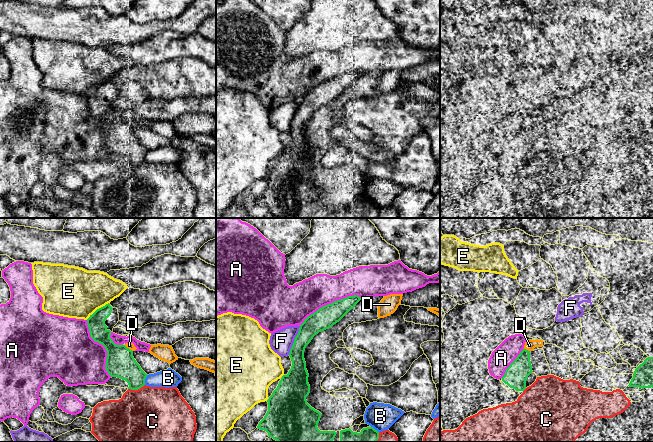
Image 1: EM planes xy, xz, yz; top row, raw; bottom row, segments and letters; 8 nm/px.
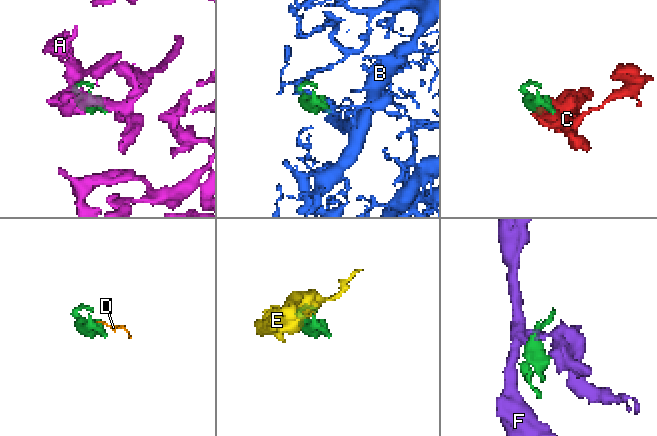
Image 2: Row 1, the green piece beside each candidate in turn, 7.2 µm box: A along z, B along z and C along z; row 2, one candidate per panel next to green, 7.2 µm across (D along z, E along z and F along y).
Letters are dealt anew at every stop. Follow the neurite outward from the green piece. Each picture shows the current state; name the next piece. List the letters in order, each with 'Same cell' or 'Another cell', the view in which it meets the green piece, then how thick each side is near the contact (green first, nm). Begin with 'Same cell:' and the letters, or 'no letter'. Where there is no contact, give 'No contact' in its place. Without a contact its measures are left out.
Same cell: no letter
A: Another cell. Touches green in xz. Thickness 180 nm (green) against 280 nm
B: Another cell. Touches green in xy. Thickness 240 nm (green) against 140 nm
C: Another cell. Touches green in xy. Thickness 240 nm (green) against 500 nm
D: Another cell. Touches green in xy. Thickness 240 nm (green) against 50 nm
E: Another cell. Touches green in xy. Thickness 140 nm (green) against 420 nm
F: Another cell. Touches green in xz. Thickness 160 nm (green) against 180 nm

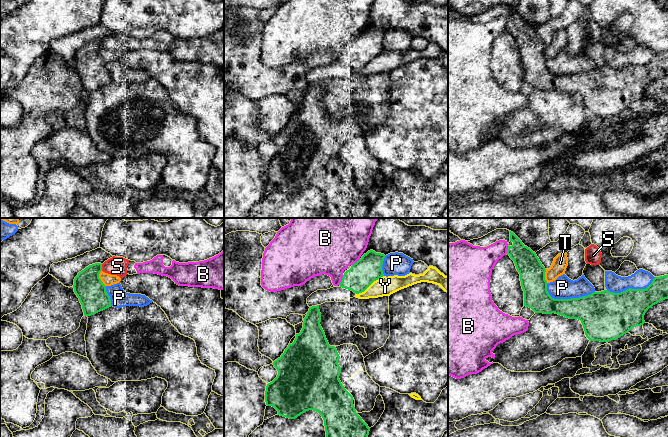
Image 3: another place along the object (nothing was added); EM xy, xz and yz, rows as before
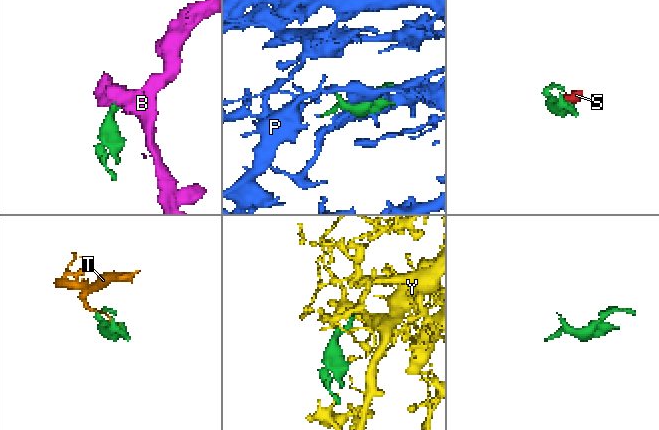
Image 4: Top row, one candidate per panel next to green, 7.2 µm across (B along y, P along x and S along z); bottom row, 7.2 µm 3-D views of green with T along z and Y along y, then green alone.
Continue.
Same cell: P
B: Another cell. Touches green in xz. Thickness 220 nm (green) against 360 nm
P: Same cell. Touches green in yz. Thickness 280 nm (green) against 180 nm
S: Another cell. Touches green in xy. Thickness 240 nm (green) against 140 nm
T: Another cell. Touches green in xy. Thickness 240 nm (green) against 90 nm
Y: Another cell. Touches green in xz. Thickness 220 nm (green) against 160 nm

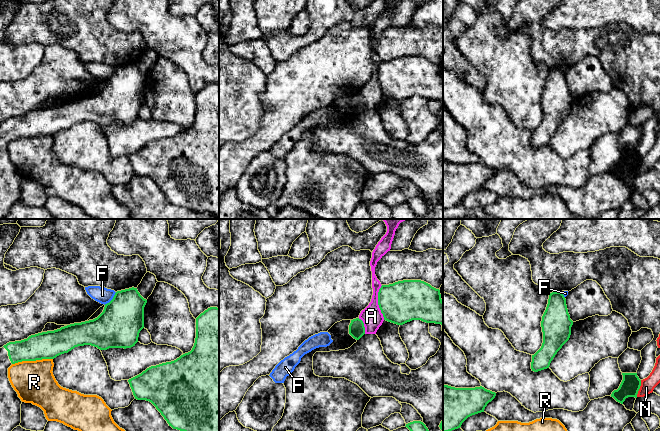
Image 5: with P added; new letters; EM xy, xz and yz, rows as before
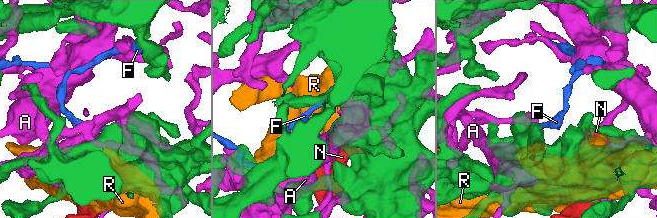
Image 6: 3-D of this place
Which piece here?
Same cell: no letter
A: Another cell. Touches green in xz. Thickness 340 nm (green) against 160 nm
F: Another cell. Touches green in xy. Thickness 360 nm (green) against 130 nm
N: Another cell. Touches green in yz. Thickness 160 nm (green) against 120 nm
R: Another cell. Touches green in xy. Thickness 220 nm (green) against 320 nm

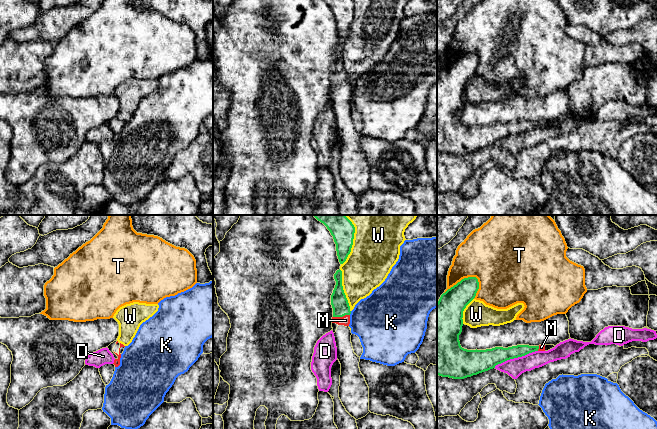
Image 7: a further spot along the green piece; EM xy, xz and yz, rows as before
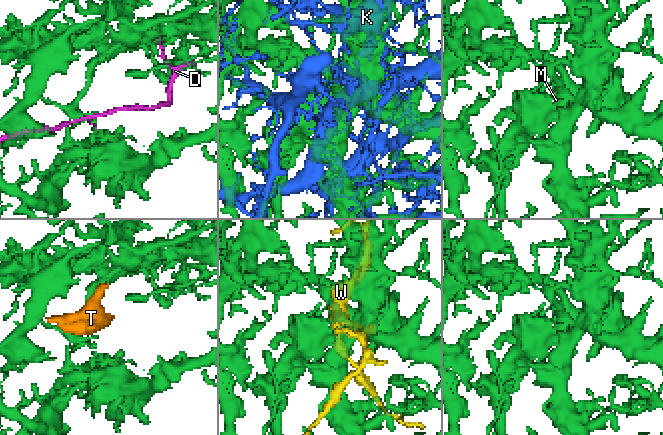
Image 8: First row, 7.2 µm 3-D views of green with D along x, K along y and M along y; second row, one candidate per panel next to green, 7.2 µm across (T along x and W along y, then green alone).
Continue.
Same cell: M
D: Another cell. Touches green in yz. Thickness 170 nm (green) against 150 nm
K: Another cell. Touches green in xz. Thickness 140 nm (green) against 440 nm
M: Same cell. Touches green in xz. Thickness 140 nm (green) against 80 nm
T: Another cell. Touches green in yz. Thickness 220 nm (green) against 360 nm
W: Another cell. Touches green in xz. Thickness 140 nm (green) against 340 nm

